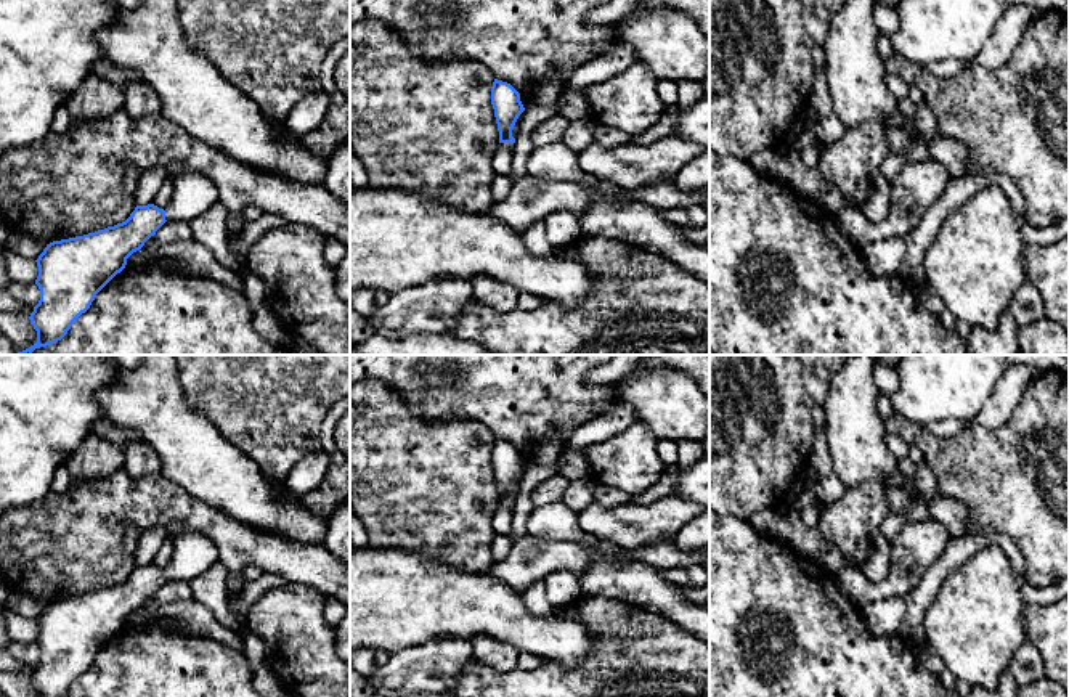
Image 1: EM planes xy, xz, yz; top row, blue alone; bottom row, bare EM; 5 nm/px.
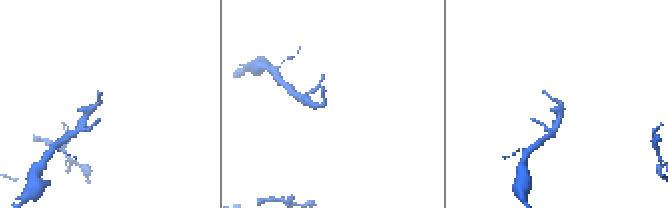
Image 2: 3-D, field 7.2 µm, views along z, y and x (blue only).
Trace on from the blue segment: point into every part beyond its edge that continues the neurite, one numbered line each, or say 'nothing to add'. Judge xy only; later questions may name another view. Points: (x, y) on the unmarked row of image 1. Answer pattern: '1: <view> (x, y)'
1: xy (193, 554)

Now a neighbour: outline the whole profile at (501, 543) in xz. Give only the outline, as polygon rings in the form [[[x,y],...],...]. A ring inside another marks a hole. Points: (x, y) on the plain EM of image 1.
[[[494,533],[493,541],[491,541],[491,556],[494,560],[502,560],[507,557],[510,548],[512,548],[514,540],[510,535],[504,533]]]

